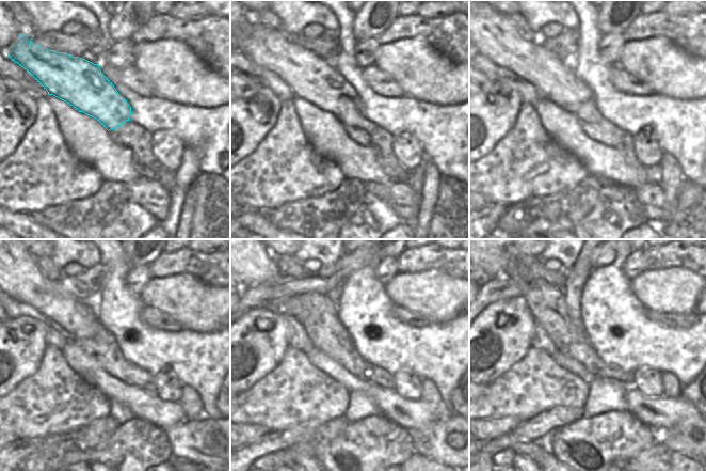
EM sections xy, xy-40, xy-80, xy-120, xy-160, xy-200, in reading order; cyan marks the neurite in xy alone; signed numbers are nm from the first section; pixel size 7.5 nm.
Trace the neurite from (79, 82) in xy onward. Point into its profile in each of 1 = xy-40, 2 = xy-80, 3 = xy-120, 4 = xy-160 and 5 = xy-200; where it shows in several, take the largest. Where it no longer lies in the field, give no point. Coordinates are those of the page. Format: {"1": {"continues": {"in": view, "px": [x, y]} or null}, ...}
{"1": {"continues": {"in": "xy-40", "px": [310, 77]}}, "2": {"continues": {"in": "xy-80", "px": [492, 33]}}, "3": {"continues": {"in": "xy-120", "px": [15, 271]}}, "4": {"continues": {"in": "xy-160", "px": [252, 263]}}, "5": {"continues": {"in": "xy-200", "px": [491, 261]}}}

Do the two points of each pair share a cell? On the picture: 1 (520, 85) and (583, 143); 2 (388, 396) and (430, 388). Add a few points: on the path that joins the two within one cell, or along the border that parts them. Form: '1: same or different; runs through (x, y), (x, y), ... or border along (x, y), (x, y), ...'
1: different; border along (541, 97), (533, 105)
2: different; border along (421, 397), (435, 404), (442, 403)

